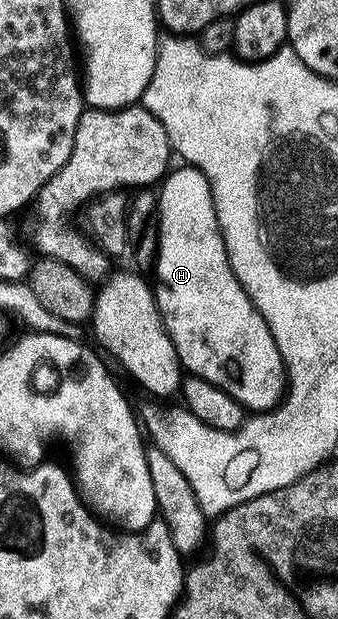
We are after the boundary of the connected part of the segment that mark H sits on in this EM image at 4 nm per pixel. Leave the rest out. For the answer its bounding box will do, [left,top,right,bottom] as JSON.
[153,166,289,413]

